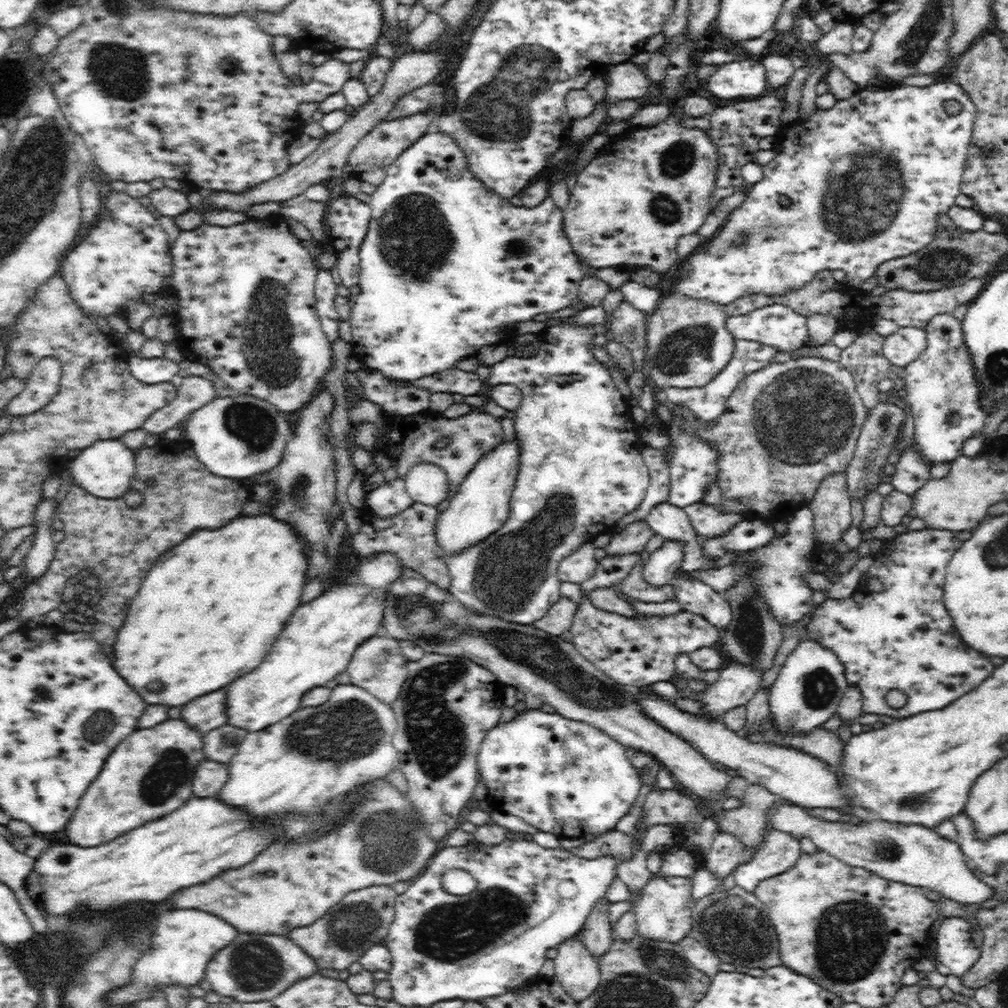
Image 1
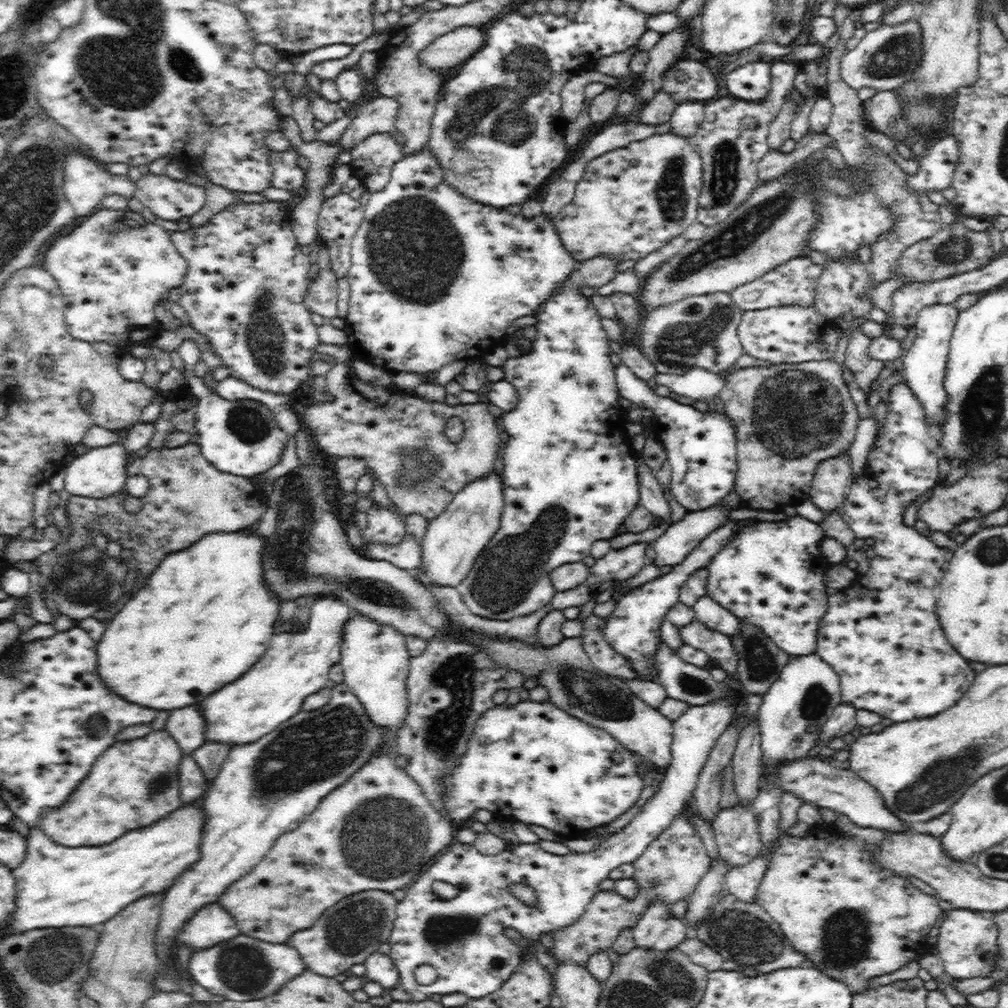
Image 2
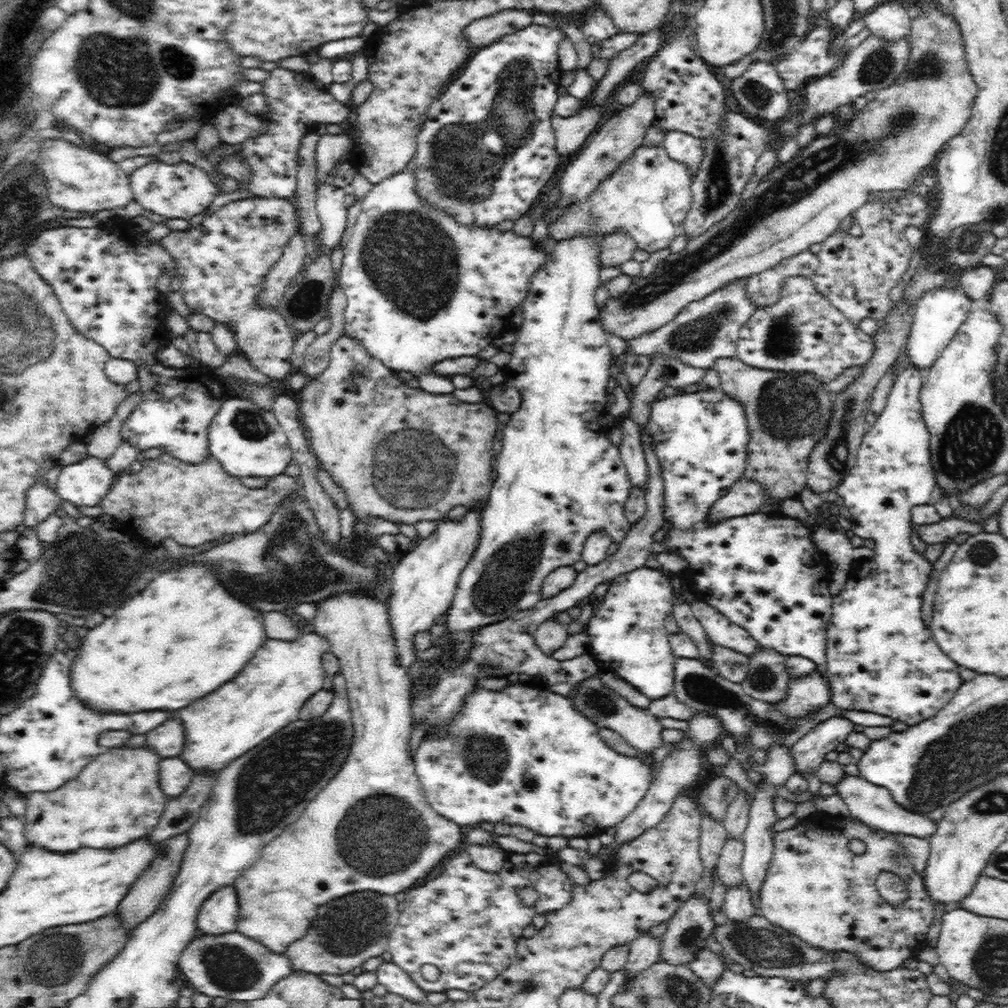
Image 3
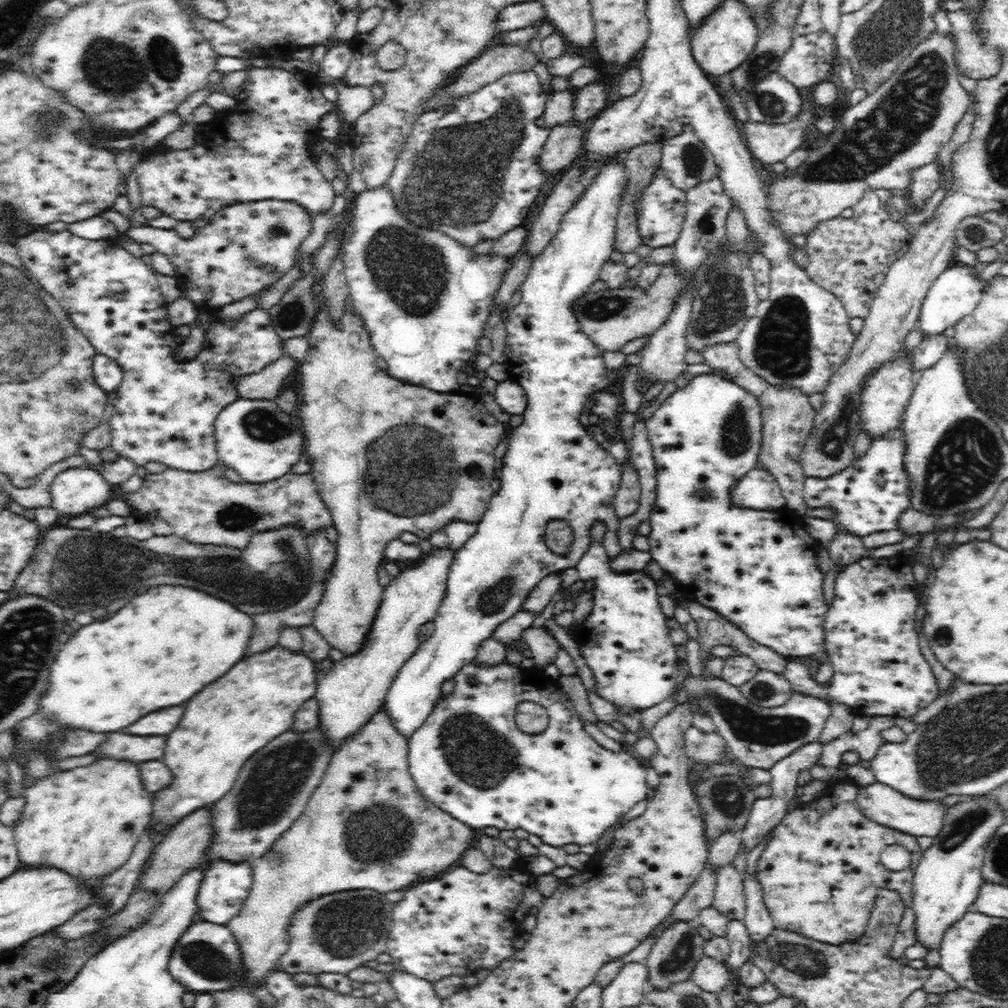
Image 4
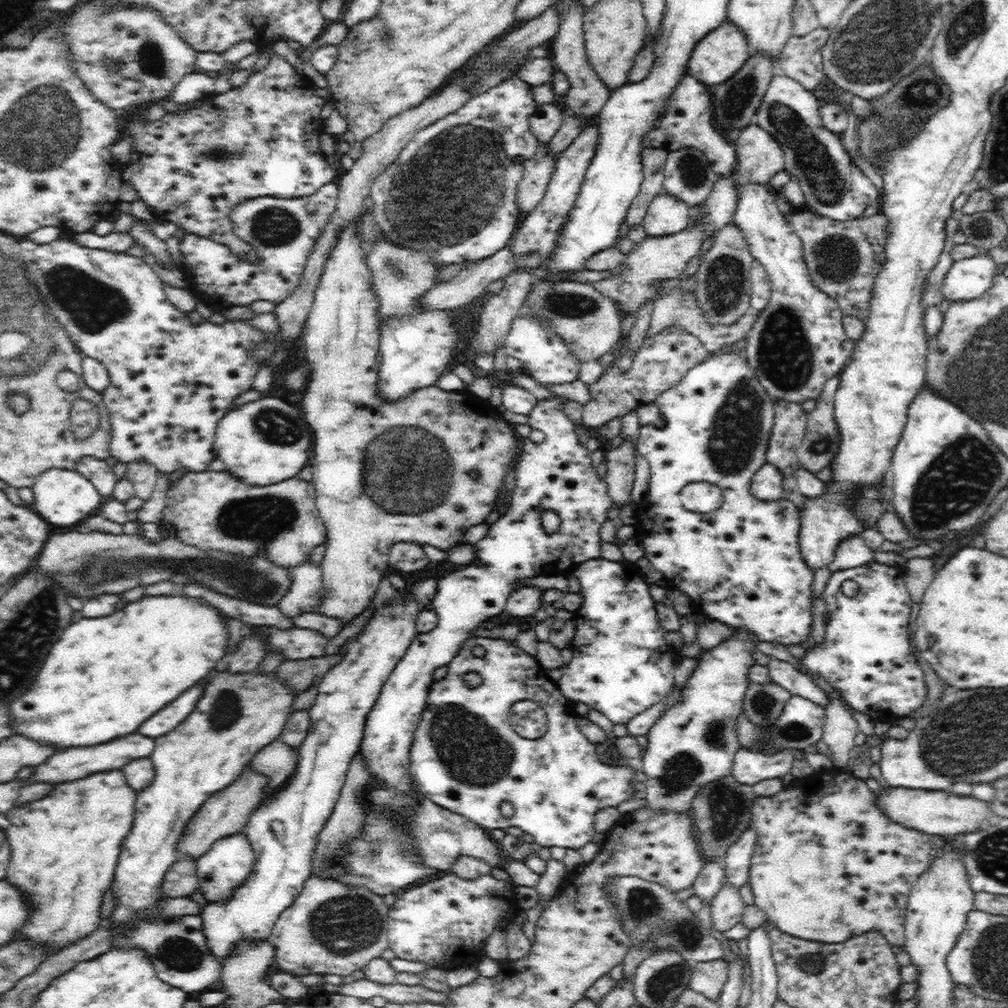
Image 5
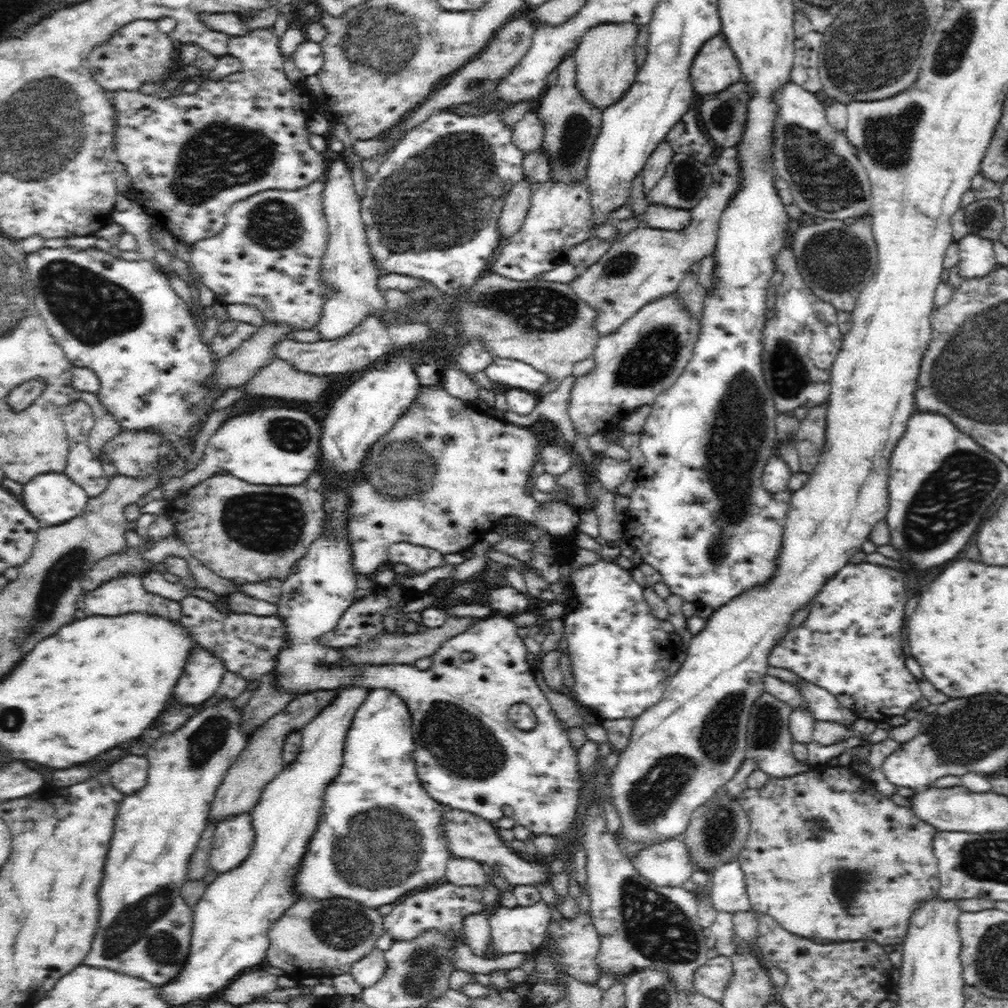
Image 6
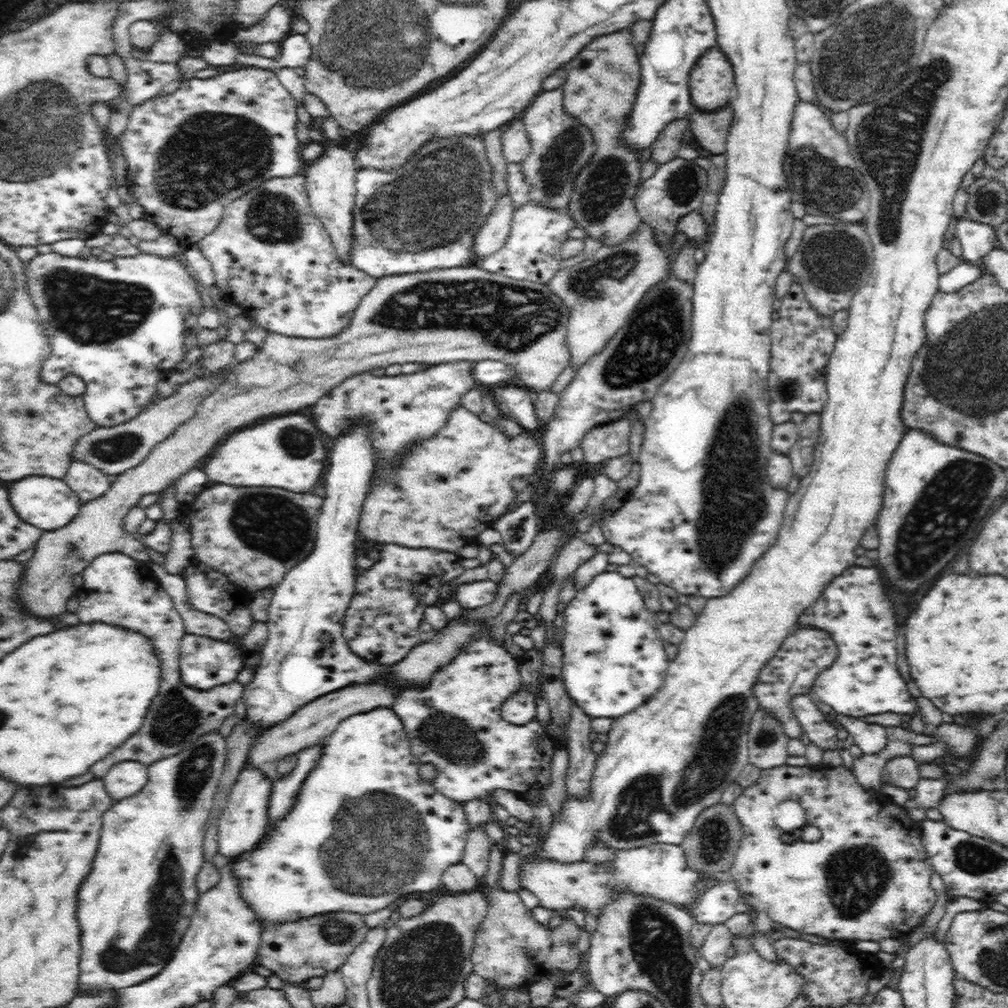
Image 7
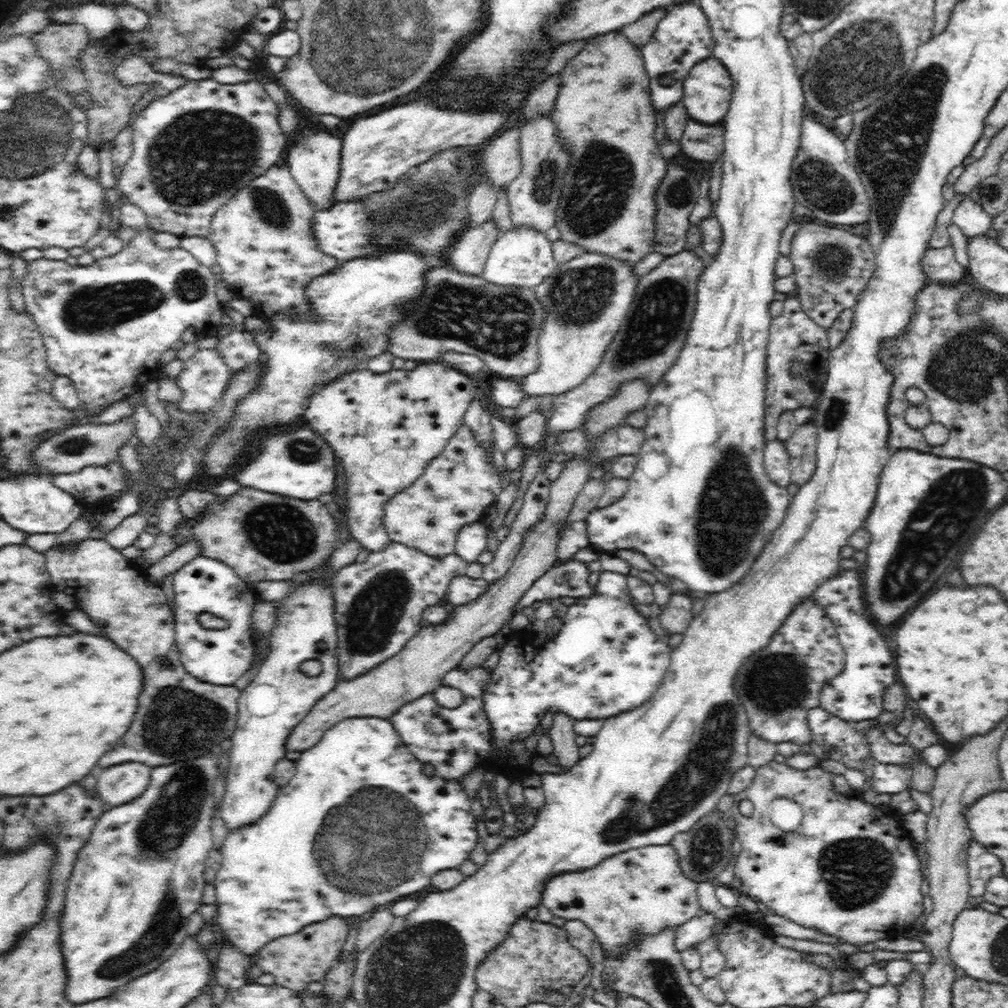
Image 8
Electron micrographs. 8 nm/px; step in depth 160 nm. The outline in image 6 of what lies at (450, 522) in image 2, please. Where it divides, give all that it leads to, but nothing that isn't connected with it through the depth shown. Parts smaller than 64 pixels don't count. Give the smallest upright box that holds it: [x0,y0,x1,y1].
[158,681,371,1006]

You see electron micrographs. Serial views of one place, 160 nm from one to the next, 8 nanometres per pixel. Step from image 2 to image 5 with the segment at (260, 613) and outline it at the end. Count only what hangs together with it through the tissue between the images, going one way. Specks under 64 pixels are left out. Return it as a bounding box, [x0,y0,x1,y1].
[8,596,230,748]

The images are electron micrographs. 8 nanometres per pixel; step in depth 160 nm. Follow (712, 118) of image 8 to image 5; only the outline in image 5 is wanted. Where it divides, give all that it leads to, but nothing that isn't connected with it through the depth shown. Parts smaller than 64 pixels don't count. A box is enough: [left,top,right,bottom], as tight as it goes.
[686,19,751,86]

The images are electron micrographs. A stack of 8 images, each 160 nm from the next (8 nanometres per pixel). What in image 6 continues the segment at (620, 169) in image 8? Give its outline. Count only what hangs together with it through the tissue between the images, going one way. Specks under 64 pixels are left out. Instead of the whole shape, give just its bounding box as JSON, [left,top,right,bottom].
[574,20,639,110]

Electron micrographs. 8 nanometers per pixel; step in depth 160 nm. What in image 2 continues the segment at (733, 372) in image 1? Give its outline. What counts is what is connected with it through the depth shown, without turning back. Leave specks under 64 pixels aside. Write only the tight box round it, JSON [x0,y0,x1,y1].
[654,367,727,407]

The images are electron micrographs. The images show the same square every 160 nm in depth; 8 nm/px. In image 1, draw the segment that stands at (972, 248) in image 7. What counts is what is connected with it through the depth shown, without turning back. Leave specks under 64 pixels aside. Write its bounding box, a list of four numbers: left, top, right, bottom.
[904,314,986,462]

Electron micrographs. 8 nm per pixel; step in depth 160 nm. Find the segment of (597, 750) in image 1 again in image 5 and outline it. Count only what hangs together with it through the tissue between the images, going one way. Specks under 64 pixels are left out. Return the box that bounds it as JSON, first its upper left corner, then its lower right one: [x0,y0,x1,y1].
[409,637,634,850]

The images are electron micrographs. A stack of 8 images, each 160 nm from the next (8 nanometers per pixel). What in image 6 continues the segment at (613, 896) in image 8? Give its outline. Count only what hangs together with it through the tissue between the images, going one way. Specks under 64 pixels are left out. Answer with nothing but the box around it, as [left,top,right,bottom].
[440,808,697,887]

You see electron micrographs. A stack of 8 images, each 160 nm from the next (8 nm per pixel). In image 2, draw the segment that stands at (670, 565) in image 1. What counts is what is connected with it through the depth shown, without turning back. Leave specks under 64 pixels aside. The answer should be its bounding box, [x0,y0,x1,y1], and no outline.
[650,505,730,566]

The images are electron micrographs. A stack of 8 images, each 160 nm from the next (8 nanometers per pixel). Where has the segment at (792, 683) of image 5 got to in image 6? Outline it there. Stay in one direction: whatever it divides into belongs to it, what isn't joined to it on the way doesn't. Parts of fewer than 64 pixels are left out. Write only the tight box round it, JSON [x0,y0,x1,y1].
[796,679,859,727]

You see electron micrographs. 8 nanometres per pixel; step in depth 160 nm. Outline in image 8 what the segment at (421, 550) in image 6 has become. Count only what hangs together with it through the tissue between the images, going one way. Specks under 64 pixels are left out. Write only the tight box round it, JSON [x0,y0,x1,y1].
[335,541,467,680]

